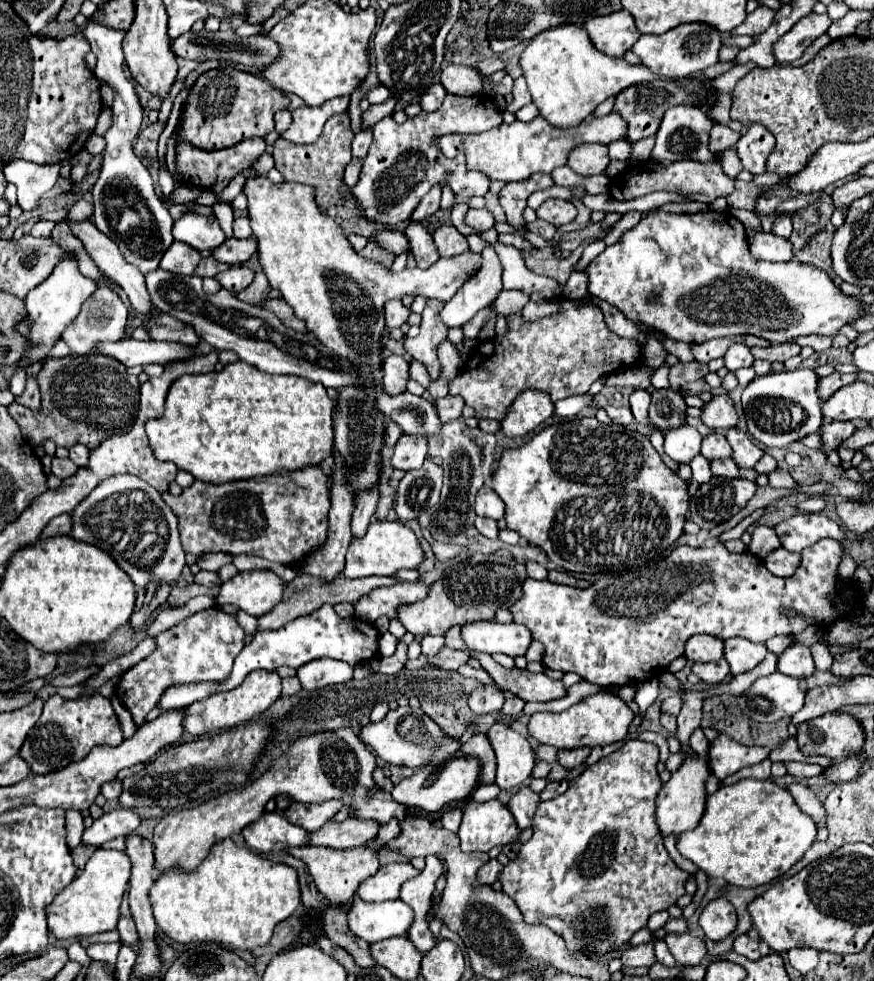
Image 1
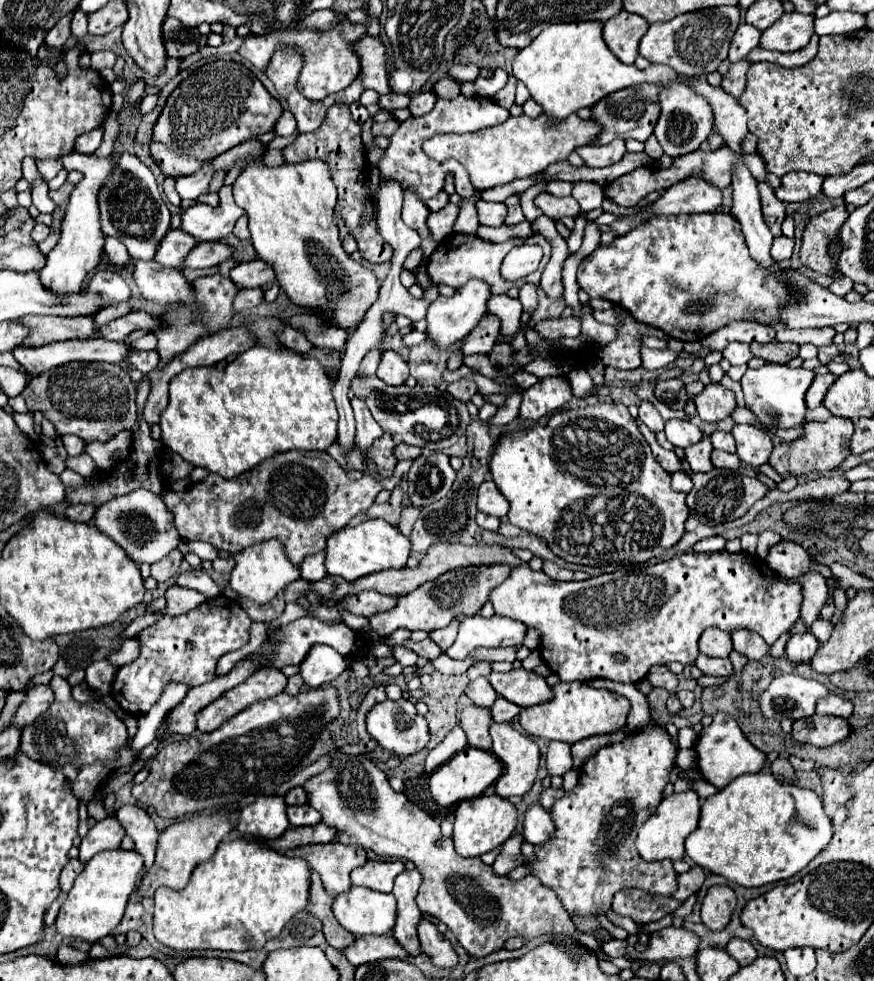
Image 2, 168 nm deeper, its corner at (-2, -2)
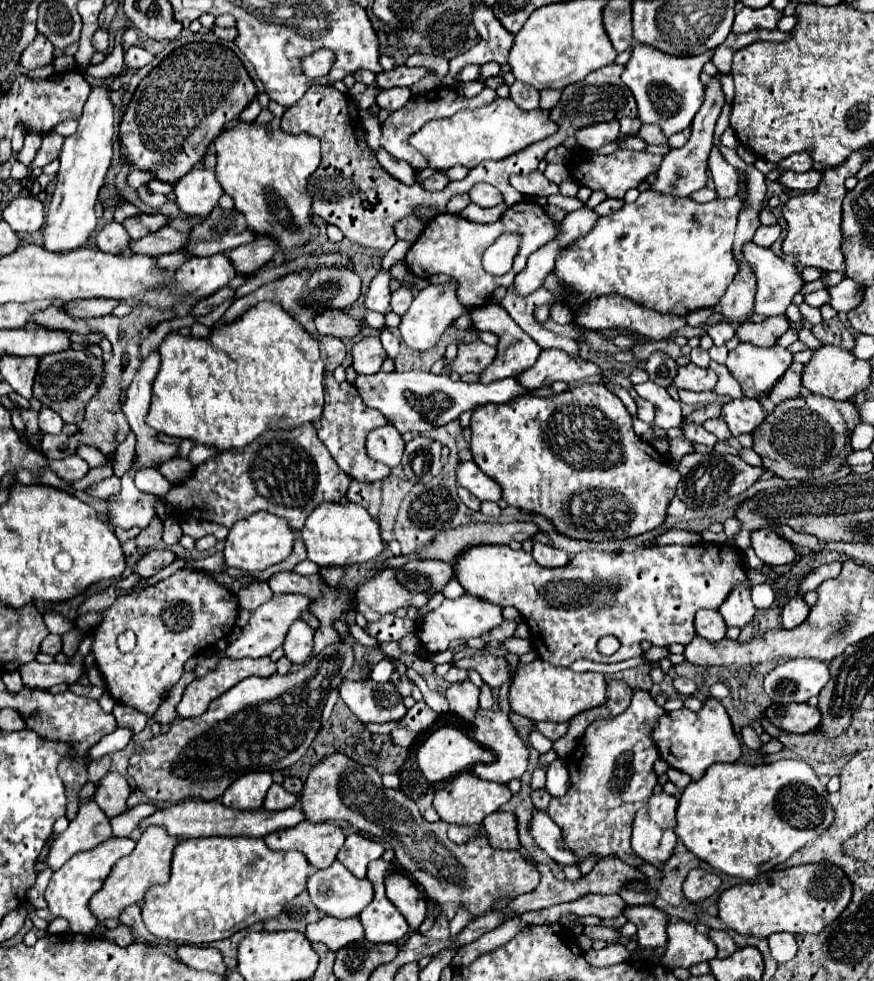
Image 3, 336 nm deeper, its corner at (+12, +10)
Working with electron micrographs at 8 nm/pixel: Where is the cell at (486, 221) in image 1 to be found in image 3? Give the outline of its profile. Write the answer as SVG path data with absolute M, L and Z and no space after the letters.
M474 185L468 191L472 203L480 205L480 207L494 207L498 203L502 203L502 193L490 185Z

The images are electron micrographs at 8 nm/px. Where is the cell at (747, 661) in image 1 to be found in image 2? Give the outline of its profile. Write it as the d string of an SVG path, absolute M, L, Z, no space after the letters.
M732 631L734 649L744 653L748 659L762 659L768 653L768 645L754 631Z

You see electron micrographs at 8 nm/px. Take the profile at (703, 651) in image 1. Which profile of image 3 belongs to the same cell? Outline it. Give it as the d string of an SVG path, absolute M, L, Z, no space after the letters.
M700 609L696 613L696 635L710 639L712 643L722 641L726 635L726 623L722 619L722 615L718 611L710 611L710 609Z

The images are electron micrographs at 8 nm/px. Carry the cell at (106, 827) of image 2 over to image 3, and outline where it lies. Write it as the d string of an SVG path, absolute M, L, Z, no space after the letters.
M88 801L80 805L78 815L74 821L70 821L68 829L56 837L48 853L48 867L60 869L76 853L88 851L110 837L110 819L106 819L104 811L94 801Z

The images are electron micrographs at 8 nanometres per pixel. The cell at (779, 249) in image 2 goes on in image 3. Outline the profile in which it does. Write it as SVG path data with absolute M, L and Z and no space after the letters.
M772 225L772 227L760 227L754 235L754 243L760 247L770 247L778 237L780 237L780 225Z

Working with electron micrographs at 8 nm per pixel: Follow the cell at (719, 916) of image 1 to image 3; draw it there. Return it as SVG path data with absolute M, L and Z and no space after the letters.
M692 869L682 885L682 891L690 903L698 903L702 899L712 897L718 891L720 883L722 879L716 873L710 873L704 869Z

